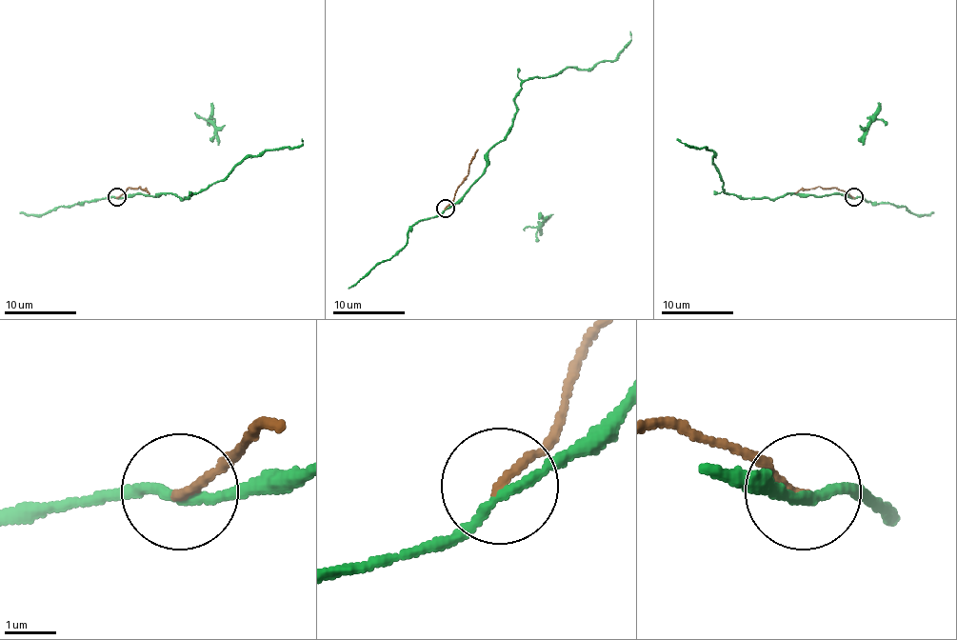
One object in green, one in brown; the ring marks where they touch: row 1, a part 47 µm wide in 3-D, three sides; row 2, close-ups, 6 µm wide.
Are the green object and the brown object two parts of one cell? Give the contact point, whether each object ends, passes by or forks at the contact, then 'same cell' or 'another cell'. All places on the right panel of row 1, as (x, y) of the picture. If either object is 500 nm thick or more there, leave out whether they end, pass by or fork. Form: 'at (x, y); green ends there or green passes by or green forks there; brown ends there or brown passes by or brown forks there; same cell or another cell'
at (853, 197); green passes by; brown ends there; another cell

